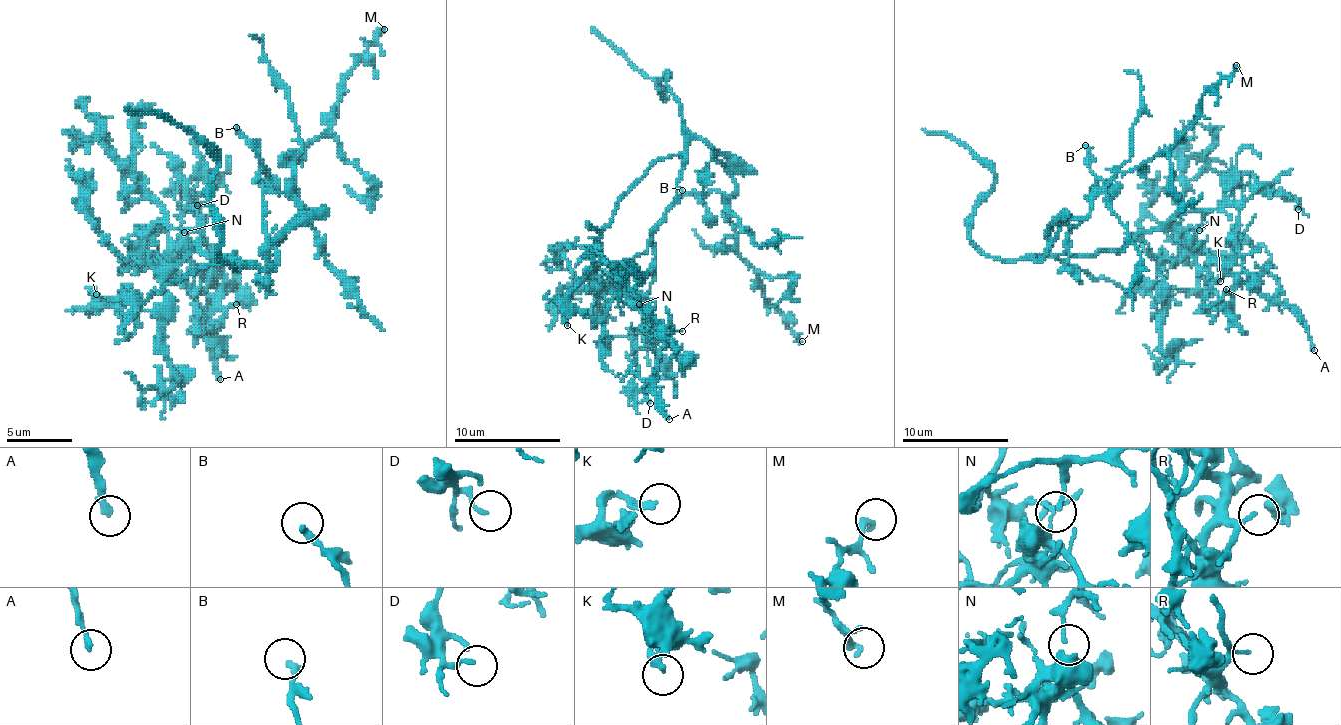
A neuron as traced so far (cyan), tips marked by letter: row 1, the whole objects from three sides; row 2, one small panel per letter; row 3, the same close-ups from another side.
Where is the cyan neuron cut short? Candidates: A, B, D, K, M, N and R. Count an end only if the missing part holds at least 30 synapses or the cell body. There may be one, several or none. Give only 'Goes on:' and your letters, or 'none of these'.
Goes on: none of these

